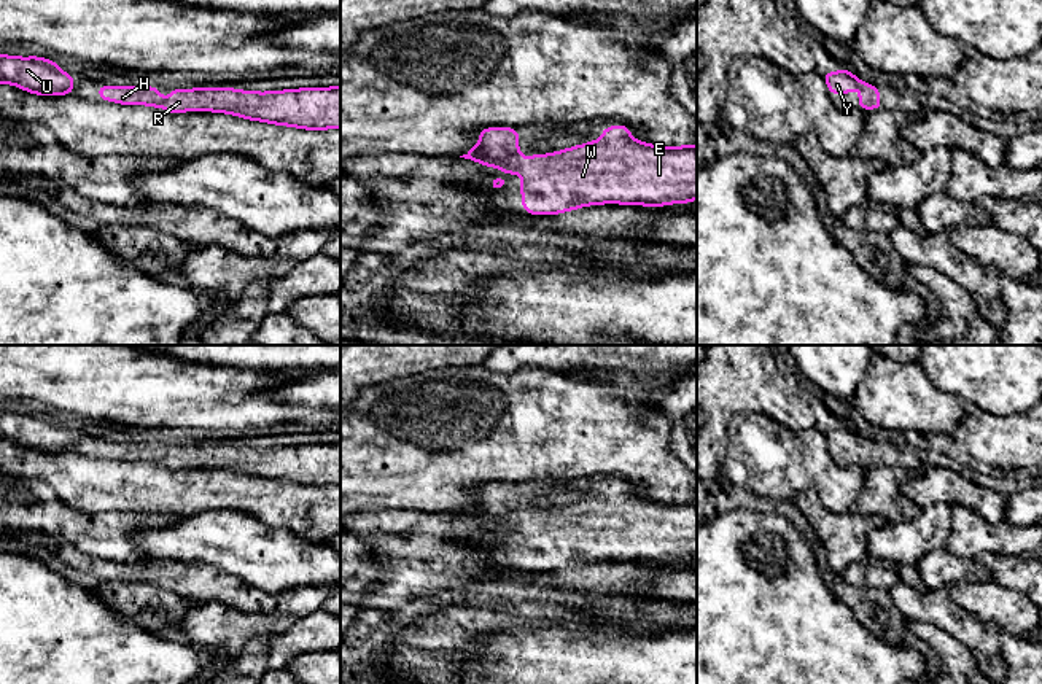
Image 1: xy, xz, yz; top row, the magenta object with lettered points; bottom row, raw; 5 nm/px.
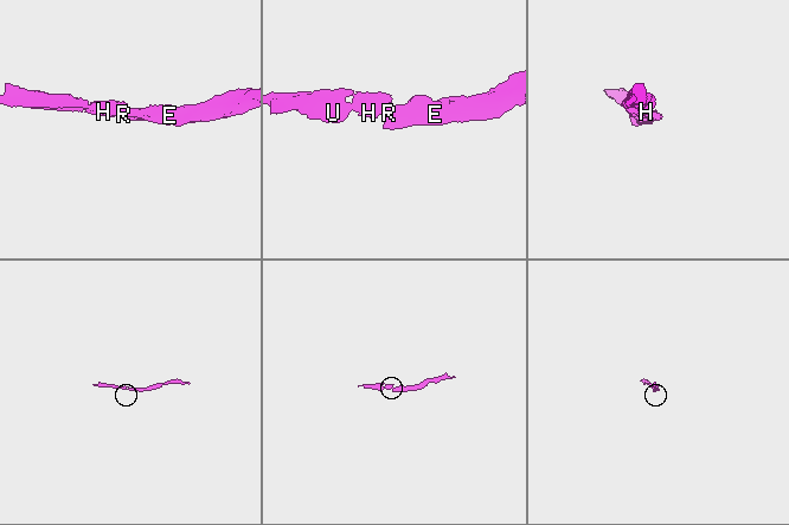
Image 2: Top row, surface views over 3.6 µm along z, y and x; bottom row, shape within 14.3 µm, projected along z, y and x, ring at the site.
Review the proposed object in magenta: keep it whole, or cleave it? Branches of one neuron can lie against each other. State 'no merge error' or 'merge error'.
no merge error

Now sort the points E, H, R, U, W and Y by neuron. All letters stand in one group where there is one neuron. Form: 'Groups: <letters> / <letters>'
Groups: E H R U W Y

